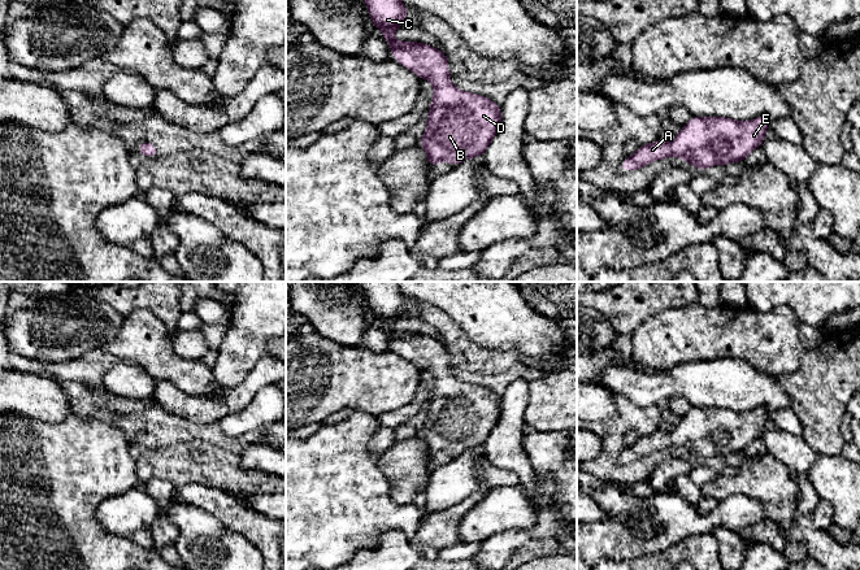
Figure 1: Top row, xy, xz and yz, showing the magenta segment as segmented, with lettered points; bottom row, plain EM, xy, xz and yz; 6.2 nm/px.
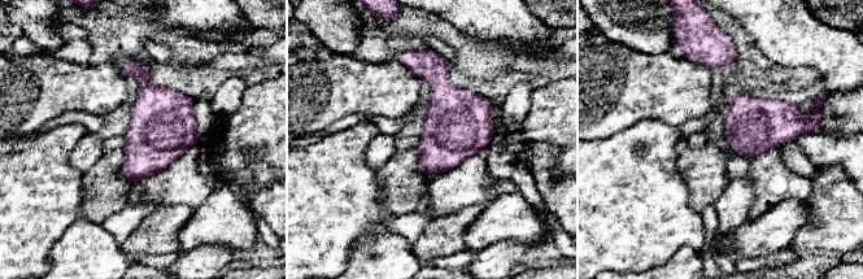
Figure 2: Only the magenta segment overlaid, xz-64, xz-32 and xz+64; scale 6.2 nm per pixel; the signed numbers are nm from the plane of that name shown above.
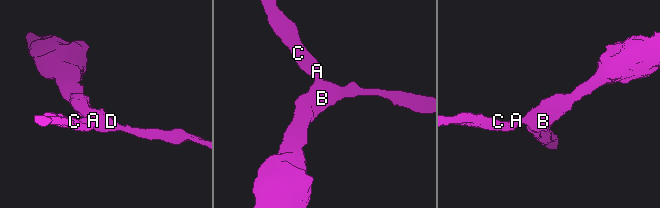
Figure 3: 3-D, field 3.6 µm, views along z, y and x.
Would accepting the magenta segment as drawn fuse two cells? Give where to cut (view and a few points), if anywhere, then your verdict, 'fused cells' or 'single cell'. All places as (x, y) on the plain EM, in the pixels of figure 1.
no cut; single cell

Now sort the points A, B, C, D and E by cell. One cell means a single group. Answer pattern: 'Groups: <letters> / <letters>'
Groups: A B C D E

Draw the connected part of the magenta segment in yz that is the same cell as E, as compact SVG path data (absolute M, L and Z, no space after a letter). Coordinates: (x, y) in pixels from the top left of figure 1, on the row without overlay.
M759 406L750 412L735 412L727 408L694 408L681 418L678 425L669 432L660 430L650 435L642 435L634 445L627 447L620 456L621 462L638 461L656 451L677 448L689 453L694 458L707 461L717 454L724 458L729 453L742 453L750 443L760 439L765 428L766 419L772 413L765 406Z

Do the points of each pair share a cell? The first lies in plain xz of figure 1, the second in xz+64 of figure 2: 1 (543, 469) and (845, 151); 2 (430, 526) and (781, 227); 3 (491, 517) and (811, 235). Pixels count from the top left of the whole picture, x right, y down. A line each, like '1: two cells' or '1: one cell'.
1: one cell
2: two cells
3: two cells

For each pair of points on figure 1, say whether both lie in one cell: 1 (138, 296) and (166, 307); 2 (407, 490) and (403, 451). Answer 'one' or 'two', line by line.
1: one
2: one

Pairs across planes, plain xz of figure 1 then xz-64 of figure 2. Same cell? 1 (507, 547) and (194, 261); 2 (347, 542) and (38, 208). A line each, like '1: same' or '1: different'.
1: same
2: same

